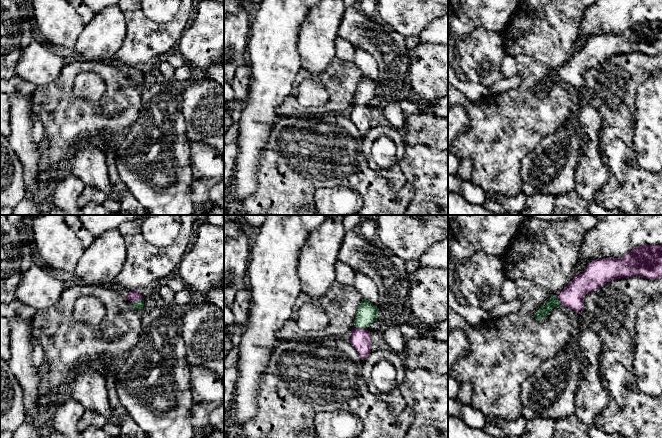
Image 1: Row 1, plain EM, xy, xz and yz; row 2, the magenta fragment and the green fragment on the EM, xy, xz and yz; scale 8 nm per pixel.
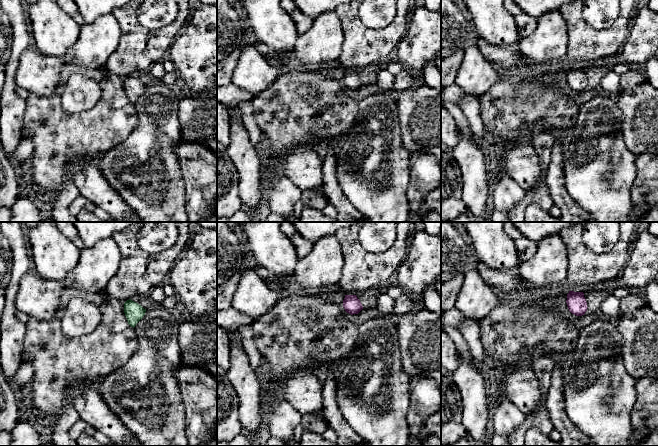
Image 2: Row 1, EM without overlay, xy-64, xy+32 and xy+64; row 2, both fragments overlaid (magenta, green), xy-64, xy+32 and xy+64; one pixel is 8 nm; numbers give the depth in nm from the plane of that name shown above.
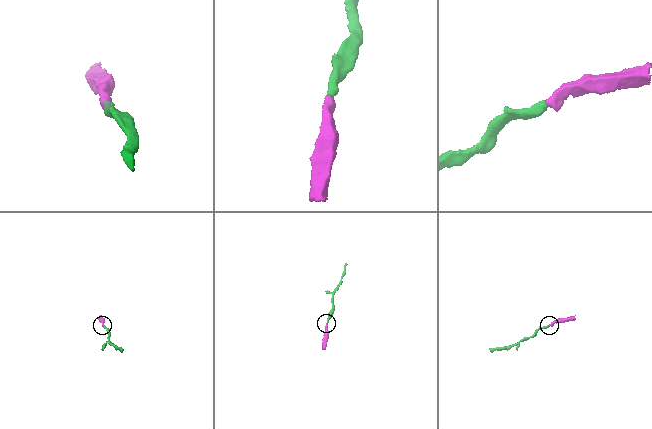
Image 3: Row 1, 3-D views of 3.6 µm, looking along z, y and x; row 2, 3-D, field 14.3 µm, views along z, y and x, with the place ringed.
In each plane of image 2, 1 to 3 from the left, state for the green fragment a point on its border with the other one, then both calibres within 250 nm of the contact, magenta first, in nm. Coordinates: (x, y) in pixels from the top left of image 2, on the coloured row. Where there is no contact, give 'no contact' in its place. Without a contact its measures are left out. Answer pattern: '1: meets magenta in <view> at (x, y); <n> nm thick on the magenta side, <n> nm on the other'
1: no contact
2: no contact
3: no contact

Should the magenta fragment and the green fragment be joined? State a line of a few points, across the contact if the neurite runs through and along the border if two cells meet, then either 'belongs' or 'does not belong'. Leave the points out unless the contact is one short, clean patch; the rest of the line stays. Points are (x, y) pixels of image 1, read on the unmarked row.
line xy (134, 72), (137, 76), (138, 81); belongs

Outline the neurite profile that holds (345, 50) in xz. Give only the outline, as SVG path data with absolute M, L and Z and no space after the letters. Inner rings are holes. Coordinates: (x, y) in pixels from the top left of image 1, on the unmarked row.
M337 36L335 39L336 57L342 61L354 61L355 47L349 41Z

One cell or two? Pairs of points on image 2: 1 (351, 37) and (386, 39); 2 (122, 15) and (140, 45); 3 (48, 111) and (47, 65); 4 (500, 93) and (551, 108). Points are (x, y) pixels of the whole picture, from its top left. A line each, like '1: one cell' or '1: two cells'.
1: one cell
2: one cell
3: two cells
4: one cell

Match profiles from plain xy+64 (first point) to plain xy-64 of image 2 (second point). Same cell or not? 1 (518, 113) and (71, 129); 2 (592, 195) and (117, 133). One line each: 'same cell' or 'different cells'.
1: same cell
2: different cells

